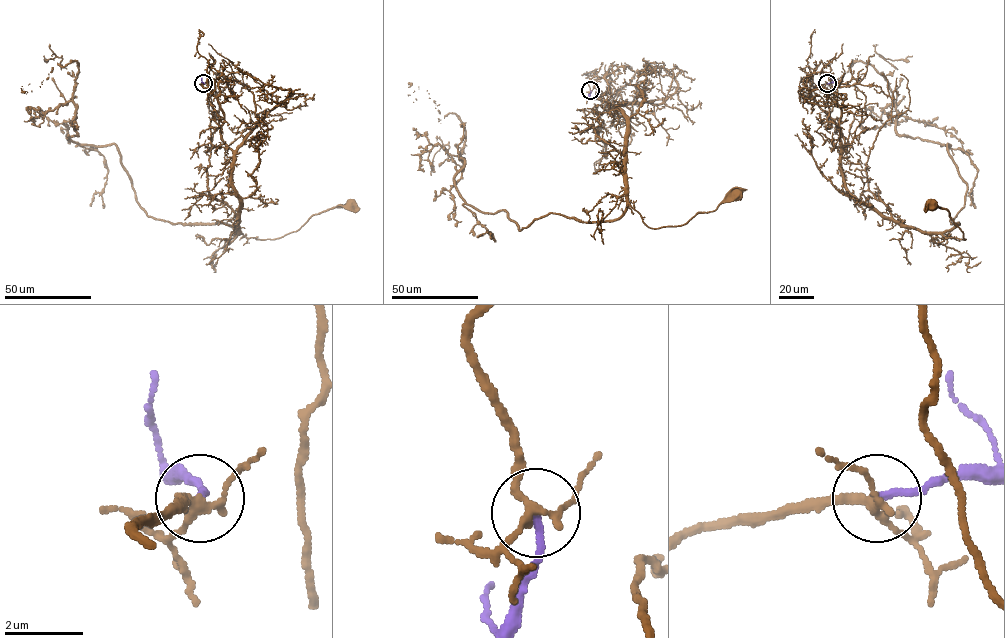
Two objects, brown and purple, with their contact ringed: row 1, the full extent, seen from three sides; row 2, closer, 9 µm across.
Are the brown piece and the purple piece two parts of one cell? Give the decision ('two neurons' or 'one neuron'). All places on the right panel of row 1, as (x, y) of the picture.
one neuron

